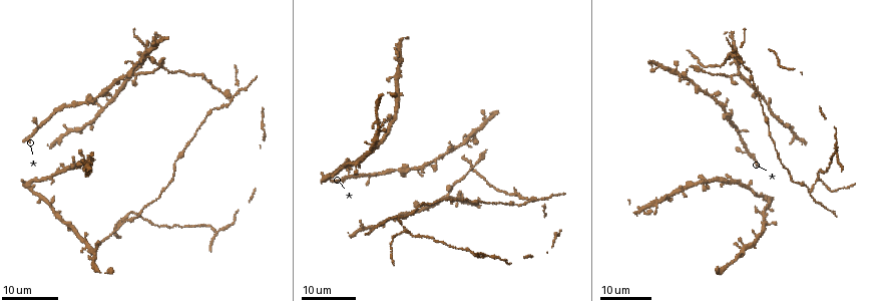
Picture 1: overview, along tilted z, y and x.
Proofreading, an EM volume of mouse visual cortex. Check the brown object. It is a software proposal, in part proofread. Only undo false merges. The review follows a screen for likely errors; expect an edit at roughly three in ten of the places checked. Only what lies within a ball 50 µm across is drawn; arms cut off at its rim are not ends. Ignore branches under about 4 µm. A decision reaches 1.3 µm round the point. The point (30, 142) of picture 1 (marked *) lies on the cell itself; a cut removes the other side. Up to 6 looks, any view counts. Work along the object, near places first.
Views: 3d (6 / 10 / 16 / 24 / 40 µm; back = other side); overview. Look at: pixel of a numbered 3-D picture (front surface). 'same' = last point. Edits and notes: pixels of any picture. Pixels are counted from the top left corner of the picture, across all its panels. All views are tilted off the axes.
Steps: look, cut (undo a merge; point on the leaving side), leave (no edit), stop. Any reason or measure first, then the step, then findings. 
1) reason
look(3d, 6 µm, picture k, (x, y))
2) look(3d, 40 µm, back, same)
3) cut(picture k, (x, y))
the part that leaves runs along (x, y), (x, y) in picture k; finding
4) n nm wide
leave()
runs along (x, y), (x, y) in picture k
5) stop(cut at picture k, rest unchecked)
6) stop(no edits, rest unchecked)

three arms meet
look(3d, 24 µm, picture 1, (117, 226))

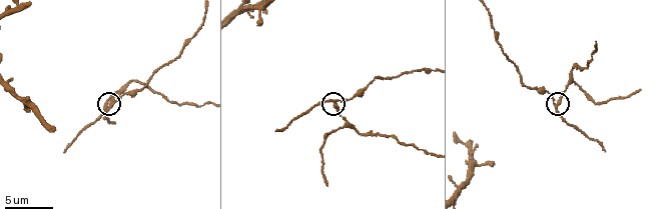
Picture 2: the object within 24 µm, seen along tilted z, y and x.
look(3d, 6 µm, picture 2, (111, 105))

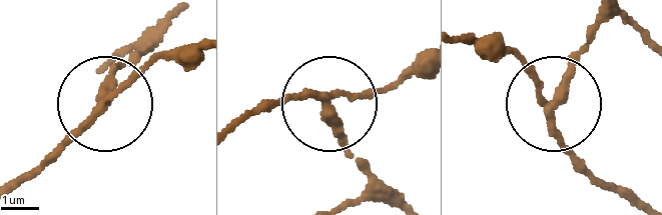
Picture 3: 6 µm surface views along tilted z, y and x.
210 nm wide
cut(picture 3, (118, 67))
the part that leaves runs along (106, 97), (108, 77), (175, 14) in picture 3; two cells meet here

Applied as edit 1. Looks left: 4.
look(overview)

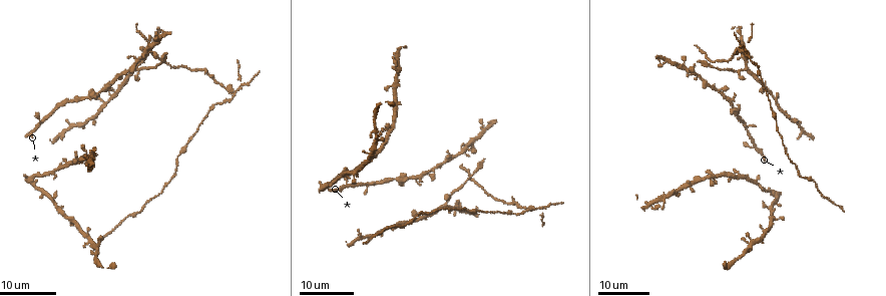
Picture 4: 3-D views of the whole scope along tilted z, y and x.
side arm on a straight run
look(3d, 24 µm, picture 4, (531, 208))

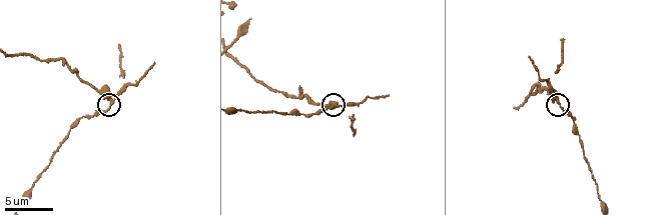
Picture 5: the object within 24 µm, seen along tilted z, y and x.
look(3d, 6 µm, picture 5, (111, 105))

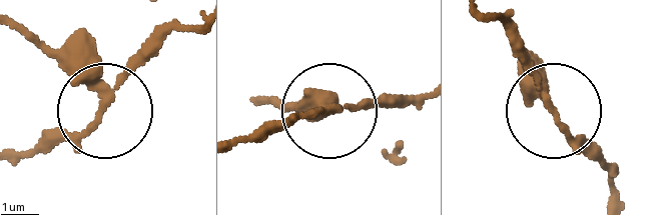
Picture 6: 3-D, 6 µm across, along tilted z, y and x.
3 arms
cut(picture 6, (85, 34))
two cells meet here

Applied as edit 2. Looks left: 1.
three-way junction
look(3d, 10 µm, picture 2, (261, 9))

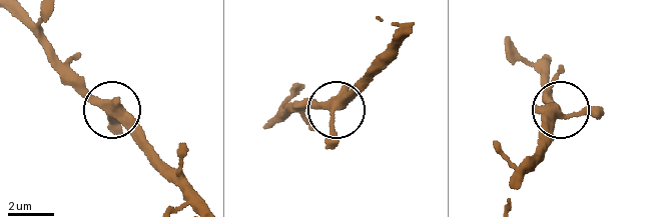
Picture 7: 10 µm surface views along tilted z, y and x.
310 nm wide
leave()
continuous, no second cell

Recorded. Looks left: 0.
stop(cut at picture 3, cut at picture 6, rest unchecked)

